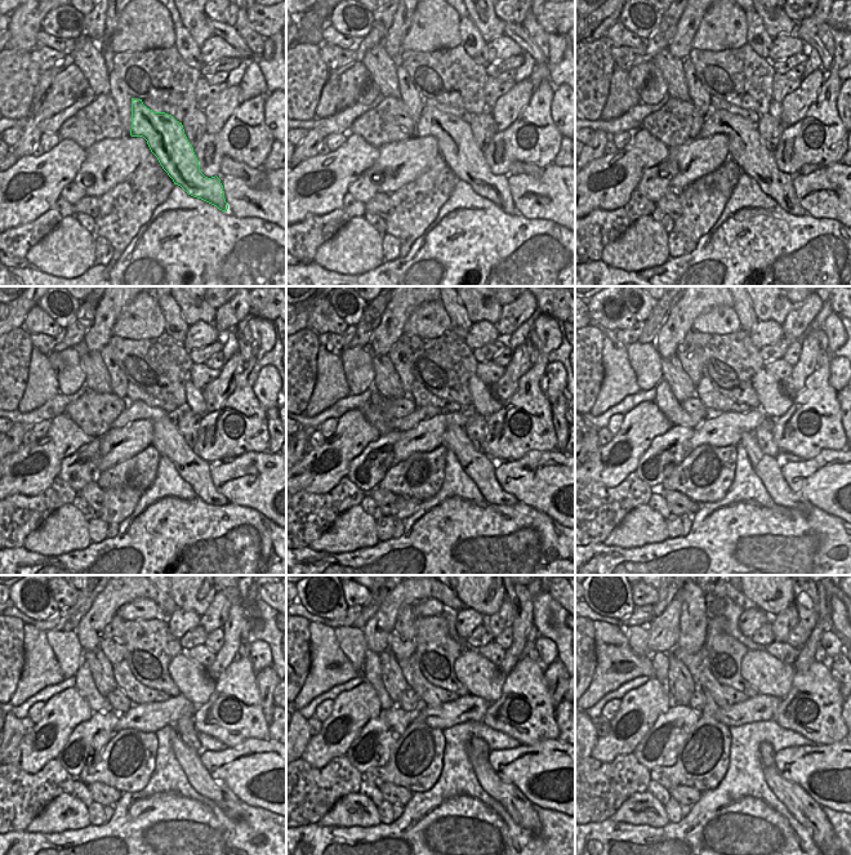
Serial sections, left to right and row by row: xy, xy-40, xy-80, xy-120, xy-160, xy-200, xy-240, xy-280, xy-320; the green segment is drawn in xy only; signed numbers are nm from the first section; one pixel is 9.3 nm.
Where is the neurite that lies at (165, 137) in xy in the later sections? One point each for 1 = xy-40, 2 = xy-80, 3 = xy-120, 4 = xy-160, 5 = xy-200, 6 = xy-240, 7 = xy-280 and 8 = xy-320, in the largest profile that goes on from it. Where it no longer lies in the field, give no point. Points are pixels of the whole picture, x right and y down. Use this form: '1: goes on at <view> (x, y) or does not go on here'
1: goes on at xy-40 (457, 145)
2: goes on at xy-80 (745, 148)
3: goes on at xy-120 (168, 440)
4: goes on at xy-160 (477, 466)
5: goes on at xy-200 (767, 468)
6: goes on at xy-240 (188, 758)
7: goes on at xy-280 (521, 810)
8: goes on at xy-320 (800, 804)

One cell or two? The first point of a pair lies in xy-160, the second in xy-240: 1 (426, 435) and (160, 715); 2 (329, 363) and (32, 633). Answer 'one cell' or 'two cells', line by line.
1: one cell
2: one cell

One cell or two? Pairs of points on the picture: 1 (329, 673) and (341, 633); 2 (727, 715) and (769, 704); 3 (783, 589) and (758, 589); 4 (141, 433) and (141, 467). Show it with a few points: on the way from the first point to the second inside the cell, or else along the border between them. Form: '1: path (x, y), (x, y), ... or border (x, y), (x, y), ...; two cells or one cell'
1: border (333, 629), (341, 650), (355, 668); two cells
2: path (738, 715), (758, 708); one cell
3: path (780, 599), (766, 602), (763, 599); one cell
4: border (151, 444), (114, 466); two cells

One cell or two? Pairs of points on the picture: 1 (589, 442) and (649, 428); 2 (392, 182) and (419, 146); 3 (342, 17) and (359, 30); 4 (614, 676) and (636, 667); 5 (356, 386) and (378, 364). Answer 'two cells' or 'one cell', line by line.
1: two cells
2: one cell
3: one cell
4: one cell
5: two cells

